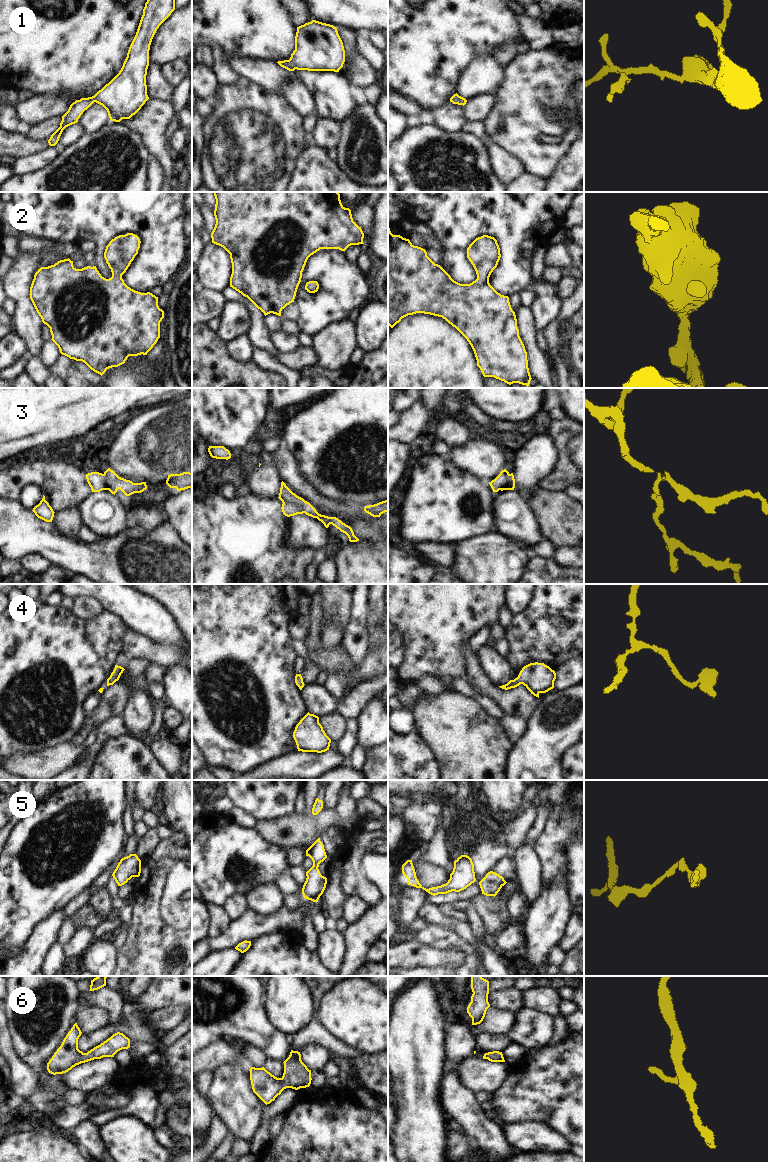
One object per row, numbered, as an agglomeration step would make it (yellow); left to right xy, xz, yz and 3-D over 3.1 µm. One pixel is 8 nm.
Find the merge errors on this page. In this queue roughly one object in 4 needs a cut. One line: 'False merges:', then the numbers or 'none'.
False merges: none

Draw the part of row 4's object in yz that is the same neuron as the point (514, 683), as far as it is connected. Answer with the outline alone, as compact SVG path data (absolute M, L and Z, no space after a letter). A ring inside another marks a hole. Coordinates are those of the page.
M530 663L522 668L517 678L507 684L499 686L508 690L523 684L534 696L539 698L540 693L546 693L554 688L556 673L544 663Z

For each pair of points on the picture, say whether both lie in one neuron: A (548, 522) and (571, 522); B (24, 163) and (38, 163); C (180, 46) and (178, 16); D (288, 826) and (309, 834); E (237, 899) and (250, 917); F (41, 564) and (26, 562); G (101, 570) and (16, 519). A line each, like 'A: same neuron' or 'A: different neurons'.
A: same neuron
B: same neuron
C: same neuron
D: same neuron
E: different neurons
F: same neuron
G: same neuron

